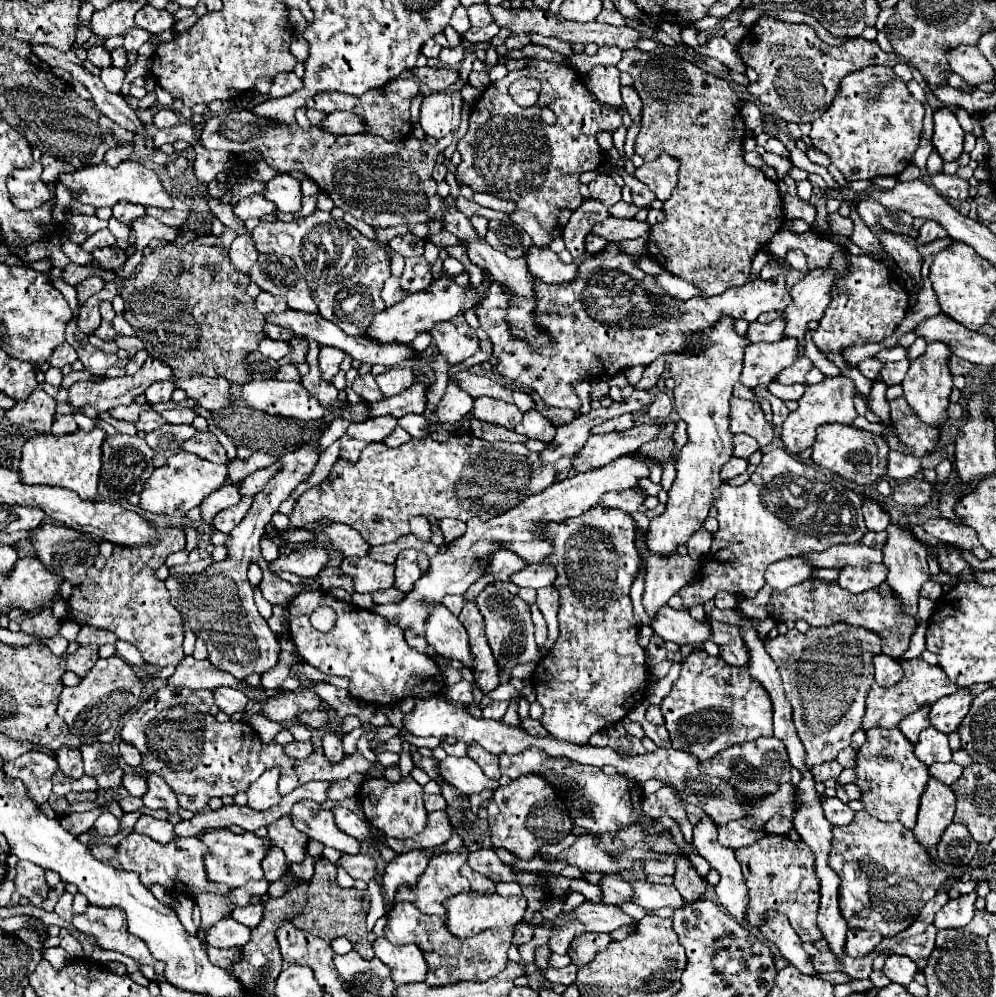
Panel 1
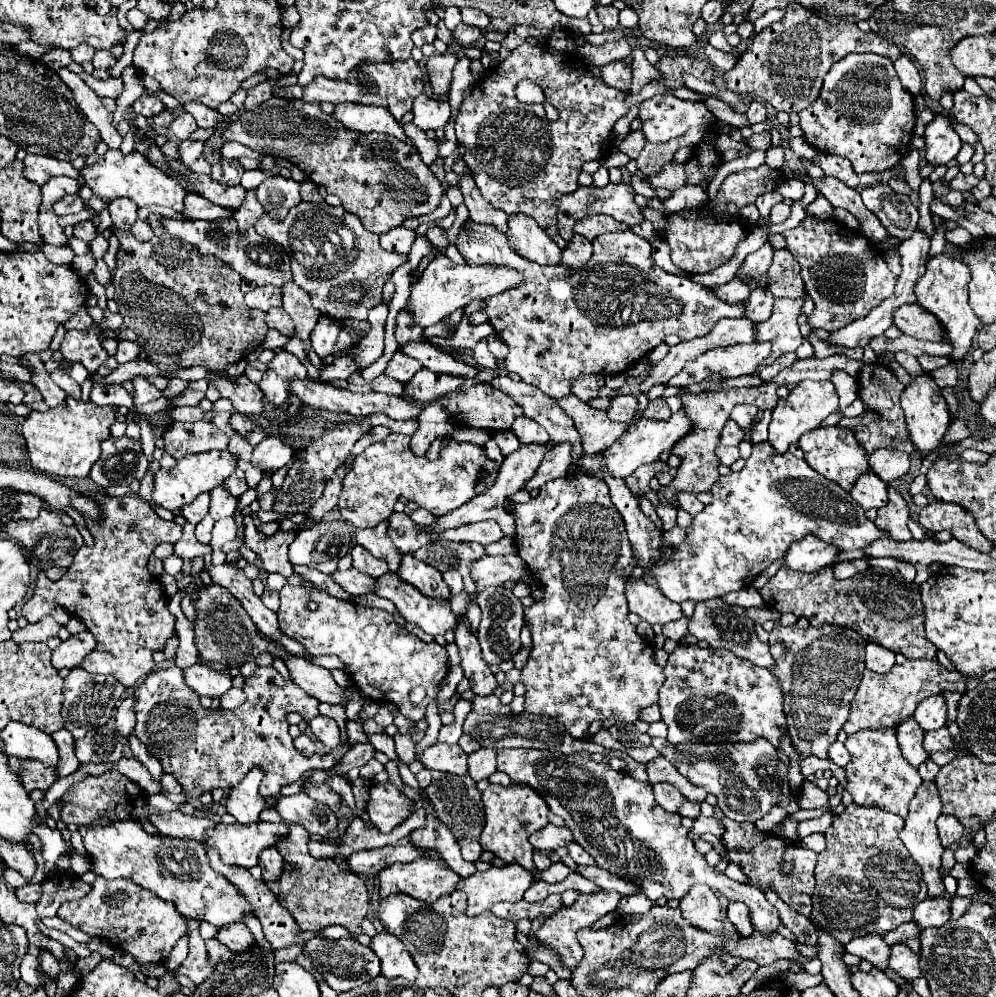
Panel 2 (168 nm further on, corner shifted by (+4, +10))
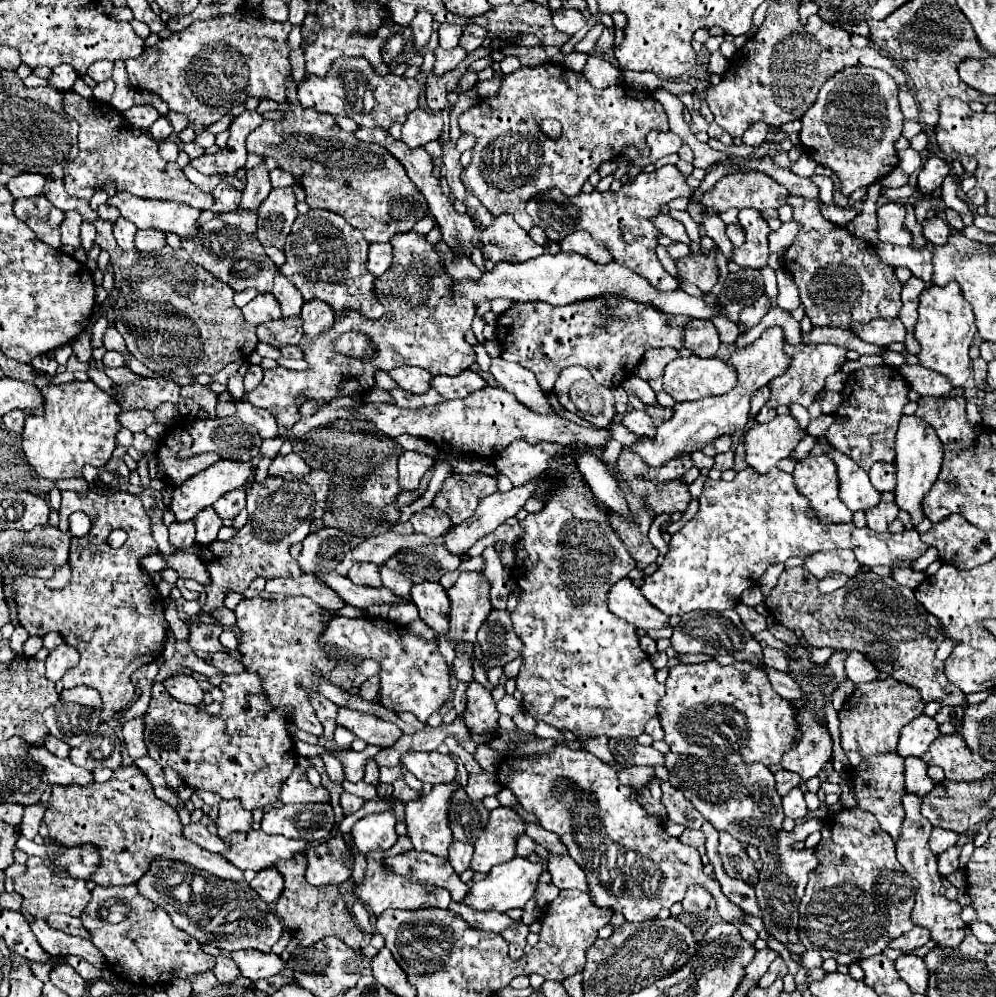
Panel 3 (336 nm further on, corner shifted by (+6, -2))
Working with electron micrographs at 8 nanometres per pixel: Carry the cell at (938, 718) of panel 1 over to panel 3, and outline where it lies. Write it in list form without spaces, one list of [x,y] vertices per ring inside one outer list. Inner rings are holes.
[[[920,715],[914,721],[910,721],[904,731],[900,733],[900,741],[896,747],[896,753],[900,757],[920,757],[928,751],[930,743],[940,735],[938,723],[932,717]]]

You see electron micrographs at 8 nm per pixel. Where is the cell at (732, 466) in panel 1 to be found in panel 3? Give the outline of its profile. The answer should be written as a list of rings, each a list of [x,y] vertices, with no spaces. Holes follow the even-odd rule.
[[[730,449],[730,451],[726,451],[726,453],[720,453],[720,455],[716,455],[714,457],[714,467],[716,469],[720,469],[720,471],[726,471],[726,469],[732,469],[732,465],[734,465],[734,449]]]

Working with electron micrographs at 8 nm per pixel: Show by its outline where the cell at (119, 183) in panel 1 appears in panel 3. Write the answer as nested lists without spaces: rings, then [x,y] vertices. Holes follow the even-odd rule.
[[[116,193],[108,199],[118,207],[122,217],[132,221],[138,229],[158,229],[162,233],[176,233],[180,239],[192,239],[198,233],[200,211],[178,201],[154,201],[132,197],[132,193]]]

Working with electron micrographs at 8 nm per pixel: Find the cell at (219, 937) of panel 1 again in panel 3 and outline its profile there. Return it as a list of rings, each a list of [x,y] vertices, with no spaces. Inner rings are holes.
[[[248,949],[248,951],[234,951],[230,953],[230,957],[236,961],[242,975],[250,981],[272,977],[284,969],[284,961],[280,961],[280,957],[274,953],[260,953]]]

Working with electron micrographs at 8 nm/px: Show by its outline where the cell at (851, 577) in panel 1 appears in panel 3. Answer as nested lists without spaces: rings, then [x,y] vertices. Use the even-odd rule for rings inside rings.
[[[842,573],[828,575],[828,577],[824,577],[824,579],[818,581],[818,591],[820,591],[820,593],[832,593],[832,591],[844,587],[846,581],[848,581],[848,577],[844,577]]]

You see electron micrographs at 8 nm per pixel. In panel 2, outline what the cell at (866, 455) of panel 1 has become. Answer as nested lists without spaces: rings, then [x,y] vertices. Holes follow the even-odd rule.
[[[818,427],[812,431],[806,431],[800,437],[800,449],[804,451],[804,459],[808,465],[812,465],[812,469],[816,469],[818,473],[822,473],[828,479],[838,481],[838,485],[846,491],[852,489],[854,481],[858,481],[858,477],[866,475],[870,471],[868,465],[868,453],[866,449],[858,443],[856,435],[852,429],[842,429],[842,427]]]

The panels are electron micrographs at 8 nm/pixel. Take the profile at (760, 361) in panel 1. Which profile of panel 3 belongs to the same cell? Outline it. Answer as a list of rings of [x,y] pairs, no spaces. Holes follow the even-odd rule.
[[[690,355],[688,359],[674,359],[664,369],[664,391],[674,401],[698,401],[710,395],[724,395],[728,393],[736,383],[736,373],[728,369],[728,365],[720,359],[702,359],[696,355]]]

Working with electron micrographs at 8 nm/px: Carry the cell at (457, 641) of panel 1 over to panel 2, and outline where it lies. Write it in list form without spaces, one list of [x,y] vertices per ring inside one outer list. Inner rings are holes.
[[[386,573],[378,579],[376,595],[390,599],[406,621],[416,623],[424,633],[434,637],[438,633],[444,635],[446,631],[452,631],[456,625],[456,617],[448,599],[426,597],[412,585],[406,585],[402,579],[398,579],[396,573]]]

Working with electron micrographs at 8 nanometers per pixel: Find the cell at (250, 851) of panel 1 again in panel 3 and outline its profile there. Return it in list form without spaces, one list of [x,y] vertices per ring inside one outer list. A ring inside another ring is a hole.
[[[246,831],[232,833],[226,837],[230,843],[228,853],[222,853],[238,869],[262,871],[274,867],[280,859],[292,859],[298,853],[304,853],[308,843],[300,839],[286,839],[280,835],[266,835],[264,831]]]

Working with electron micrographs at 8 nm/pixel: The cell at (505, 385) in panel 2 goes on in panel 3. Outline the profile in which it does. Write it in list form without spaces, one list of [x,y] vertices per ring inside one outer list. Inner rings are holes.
[[[552,457],[552,471],[560,477],[556,489],[542,511],[520,521],[524,537],[516,543],[512,577],[520,587],[520,601],[510,617],[514,633],[524,643],[524,663],[516,677],[516,687],[524,693],[524,709],[536,721],[546,721],[556,729],[572,731],[578,739],[598,735],[638,737],[644,733],[644,725],[652,717],[658,717],[658,703],[666,695],[666,689],[656,681],[656,669],[638,645],[636,627],[612,615],[606,605],[608,589],[616,581],[628,577],[636,567],[636,561],[632,561],[632,555],[624,549],[624,543],[616,537],[614,529],[608,527],[604,511],[592,497],[576,463],[572,459]]]

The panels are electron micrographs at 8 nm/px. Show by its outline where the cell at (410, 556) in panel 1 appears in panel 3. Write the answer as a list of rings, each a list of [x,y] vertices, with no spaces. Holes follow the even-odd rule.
[[[420,583],[412,587],[412,603],[420,609],[420,619],[436,633],[448,633],[450,605],[440,583]]]

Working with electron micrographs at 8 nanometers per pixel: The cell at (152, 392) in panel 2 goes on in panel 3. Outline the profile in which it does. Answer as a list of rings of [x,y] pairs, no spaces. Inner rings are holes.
[[[134,409],[134,411],[122,411],[118,415],[118,421],[132,433],[144,433],[144,429],[154,423],[154,415],[148,413],[146,409]]]

